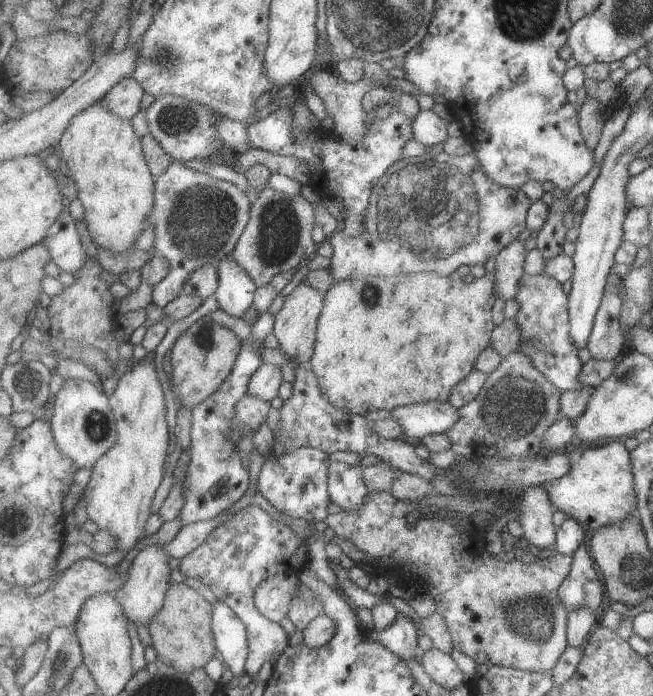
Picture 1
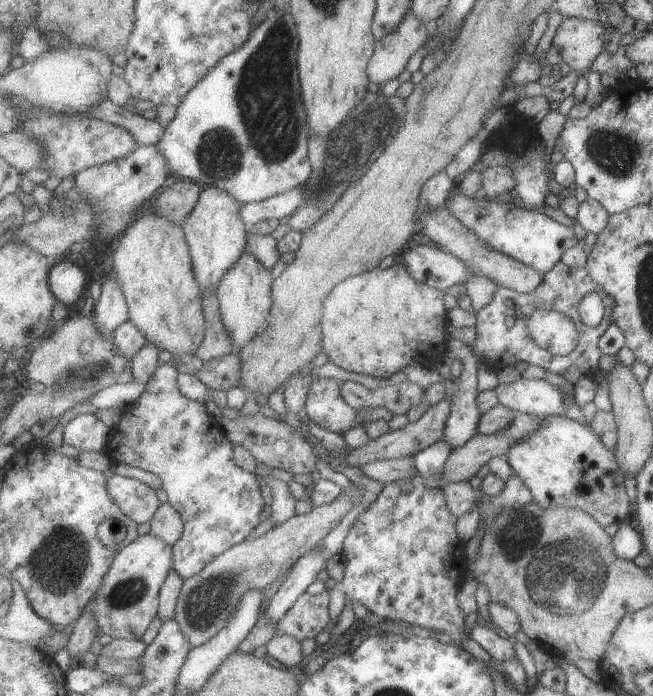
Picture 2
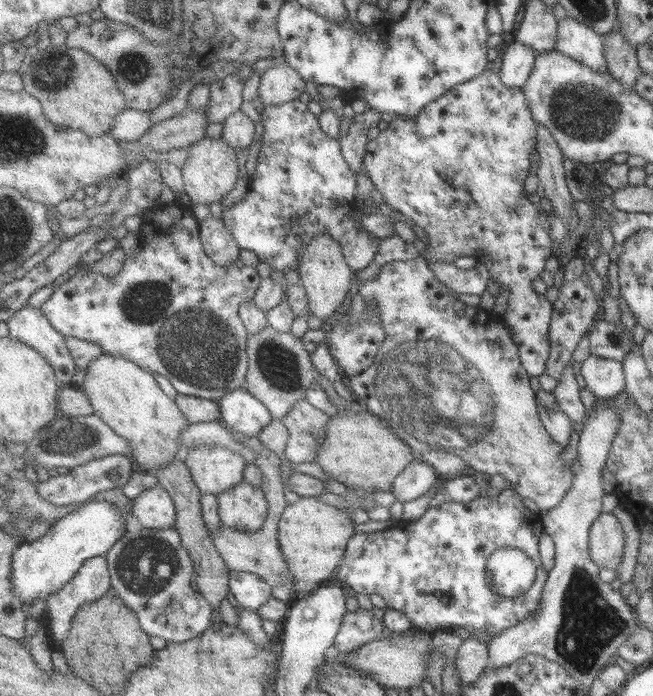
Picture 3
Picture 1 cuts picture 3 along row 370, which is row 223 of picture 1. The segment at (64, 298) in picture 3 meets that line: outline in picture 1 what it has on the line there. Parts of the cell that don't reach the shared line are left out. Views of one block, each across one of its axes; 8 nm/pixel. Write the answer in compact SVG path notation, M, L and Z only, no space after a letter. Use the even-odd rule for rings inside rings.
M179 160L156 178L155 208L149 216L149 224L155 226L154 247L169 260L171 272L154 287L152 302L155 305L164 310L183 294L183 286L193 272L207 264L219 266L221 260L234 253L251 220L253 201L233 182L191 170Z

